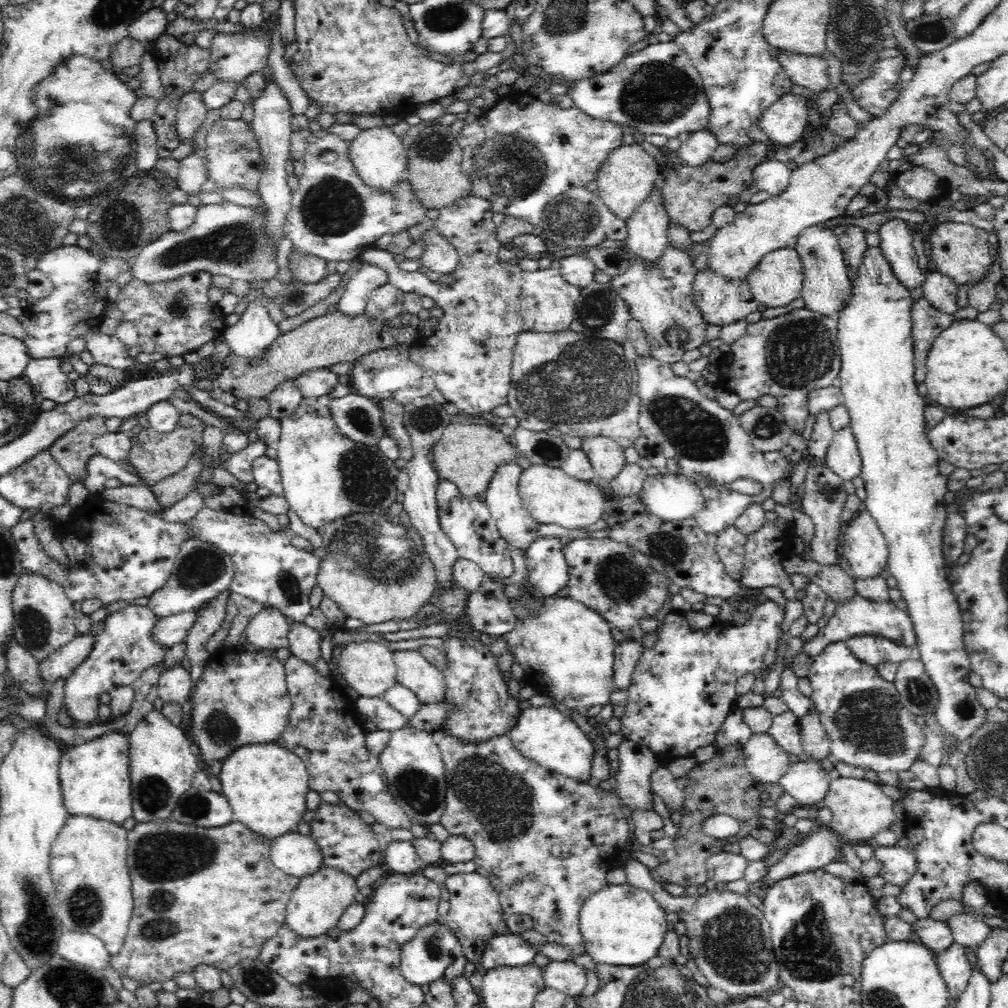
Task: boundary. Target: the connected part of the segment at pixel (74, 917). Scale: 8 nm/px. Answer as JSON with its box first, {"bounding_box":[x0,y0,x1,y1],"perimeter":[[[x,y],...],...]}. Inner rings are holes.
{"bounding_box":[50,816,133,957],"perimeter":[[[69,816],[50,848],[50,874],[57,900],[55,913],[64,929],[97,936],[114,957],[122,949],[133,913],[132,879],[127,863],[127,830],[122,825],[86,816]]]}

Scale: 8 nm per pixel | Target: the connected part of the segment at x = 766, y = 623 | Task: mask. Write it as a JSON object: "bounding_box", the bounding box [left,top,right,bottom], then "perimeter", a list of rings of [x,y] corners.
{"bounding_box":[610,599,785,758],"perimeter":[[[768,599],[766,602],[761,603],[760,606],[755,608],[751,618],[743,625],[718,623],[714,624],[712,627],[702,629],[693,629],[690,624],[686,622],[686,619],[682,618],[681,613],[668,613],[663,620],[663,625],[659,628],[659,635],[657,636],[657,641],[653,647],[644,648],[642,656],[640,657],[640,660],[638,660],[638,664],[636,664],[630,687],[626,689],[616,689],[611,692],[610,704],[612,704],[613,707],[625,707],[624,716],[621,718],[621,734],[624,738],[631,742],[638,742],[639,744],[650,748],[650,750],[652,750],[652,752],[657,756],[672,756],[674,758],[693,757],[696,749],[713,745],[716,734],[721,730],[722,724],[726,721],[726,718],[733,712],[733,709],[737,705],[738,680],[740,680],[742,676],[746,676],[748,673],[752,675],[760,674],[760,672],[768,669],[770,664],[776,662],[776,651],[781,631],[780,624],[782,624],[785,613],[782,610],[784,610],[784,608]]]}

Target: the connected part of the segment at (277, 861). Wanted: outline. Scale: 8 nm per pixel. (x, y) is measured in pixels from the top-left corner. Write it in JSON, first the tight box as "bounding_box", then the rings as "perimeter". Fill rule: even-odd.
{"bounding_box":[270,832,324,876],"perimeter":[[[286,832],[272,839],[270,844],[270,860],[285,875],[310,876],[322,868],[324,855],[312,835],[300,832]]]}

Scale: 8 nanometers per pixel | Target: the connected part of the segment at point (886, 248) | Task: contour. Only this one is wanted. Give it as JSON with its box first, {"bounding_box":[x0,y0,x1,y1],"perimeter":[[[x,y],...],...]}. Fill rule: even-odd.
{"bounding_box":[878,219,927,290],"perimeter":[[[894,219],[882,225],[878,231],[884,257],[889,261],[893,274],[908,290],[925,283],[927,274],[920,270],[918,256],[913,248],[913,234],[909,224]]]}

